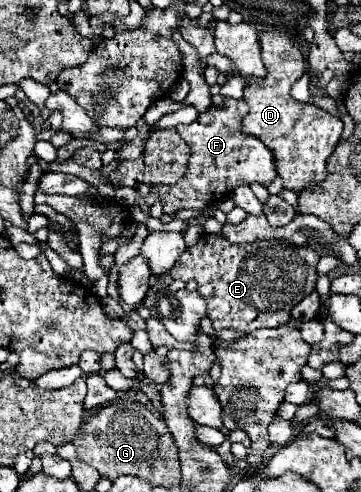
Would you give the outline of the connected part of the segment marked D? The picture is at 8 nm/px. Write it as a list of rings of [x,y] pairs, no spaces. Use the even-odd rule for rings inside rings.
[[[270,26],[260,36],[260,42],[262,62],[268,74],[264,80],[258,78],[244,88],[244,100],[250,110],[242,120],[242,132],[258,138],[272,150],[274,166],[278,176],[284,180],[284,188],[302,192],[326,178],[326,160],[340,140],[342,122],[326,110],[296,102],[290,96],[292,84],[304,74],[304,58],[298,44],[288,34],[282,34],[276,26]]]

